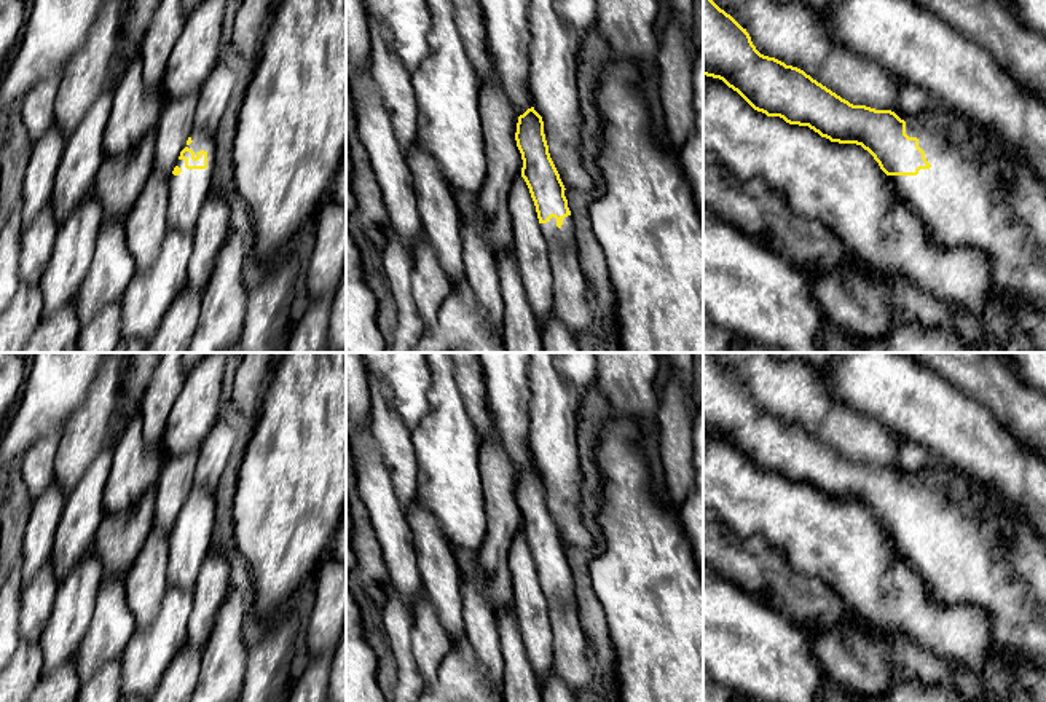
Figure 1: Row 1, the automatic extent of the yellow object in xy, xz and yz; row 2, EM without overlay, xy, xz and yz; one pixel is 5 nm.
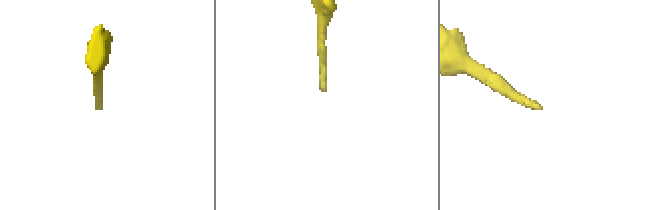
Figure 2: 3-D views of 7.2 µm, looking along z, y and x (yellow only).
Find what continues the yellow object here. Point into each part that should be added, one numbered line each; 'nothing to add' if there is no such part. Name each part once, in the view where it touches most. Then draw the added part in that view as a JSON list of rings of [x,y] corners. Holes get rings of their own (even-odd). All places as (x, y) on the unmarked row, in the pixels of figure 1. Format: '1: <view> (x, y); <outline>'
1: yz (952, 557); [[[906,479],[906,491],[918,496],[918,504],[931,525],[920,526],[917,533],[888,533],[899,557],[946,605],[969,605],[985,611],[990,619],[990,638],[997,648],[1014,649],[1024,661],[1046,668],[1046,617],[1028,600],[1027,589],[1011,581],[1005,565],[992,558],[990,546],[977,523],[923,482]]]

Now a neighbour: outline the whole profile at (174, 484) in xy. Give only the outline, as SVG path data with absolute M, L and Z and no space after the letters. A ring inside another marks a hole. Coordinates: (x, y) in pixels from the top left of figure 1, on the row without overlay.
M188 450L180 456L166 456L156 482L153 525L163 533L172 533L180 509L195 483L195 469L199 450Z

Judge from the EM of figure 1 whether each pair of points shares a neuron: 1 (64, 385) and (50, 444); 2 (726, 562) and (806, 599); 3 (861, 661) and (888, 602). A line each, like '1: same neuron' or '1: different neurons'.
1: different neurons
2: same neuron
3: different neurons

